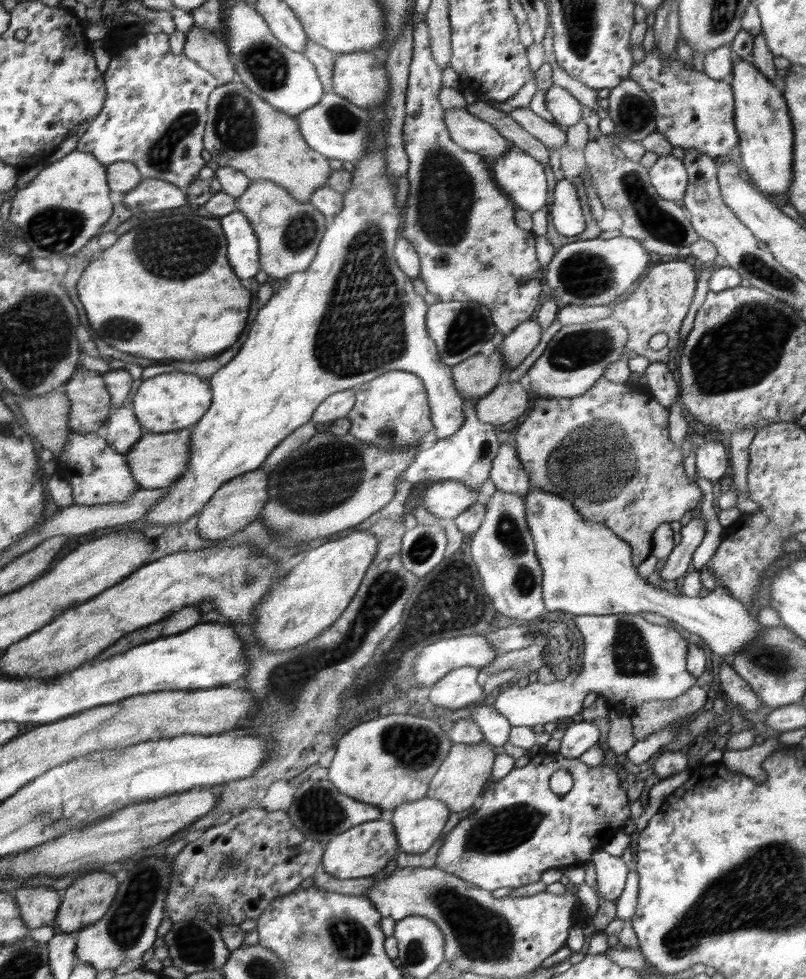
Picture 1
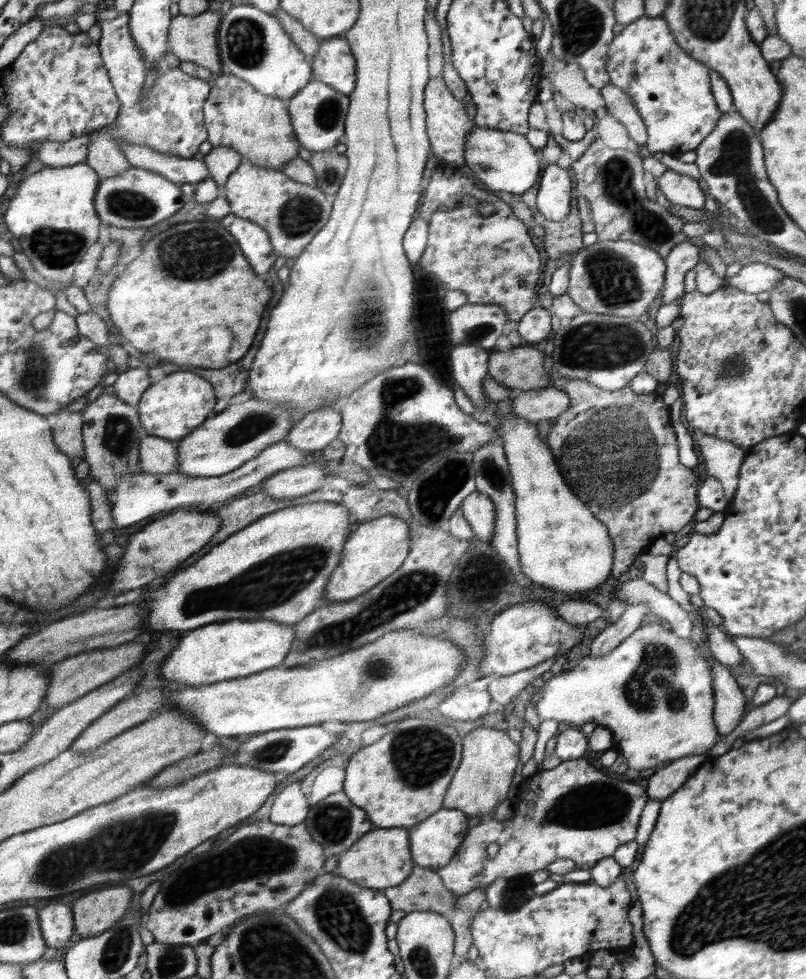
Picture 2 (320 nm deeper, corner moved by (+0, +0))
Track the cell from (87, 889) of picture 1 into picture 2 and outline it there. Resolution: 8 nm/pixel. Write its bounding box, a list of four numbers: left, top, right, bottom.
[74,886,132,937]

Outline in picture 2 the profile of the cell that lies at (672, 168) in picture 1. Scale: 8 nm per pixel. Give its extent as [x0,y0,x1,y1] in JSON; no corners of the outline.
[657,169,704,210]

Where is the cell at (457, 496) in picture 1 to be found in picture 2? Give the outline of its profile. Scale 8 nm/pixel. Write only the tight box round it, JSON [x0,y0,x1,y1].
[460,490,495,542]

